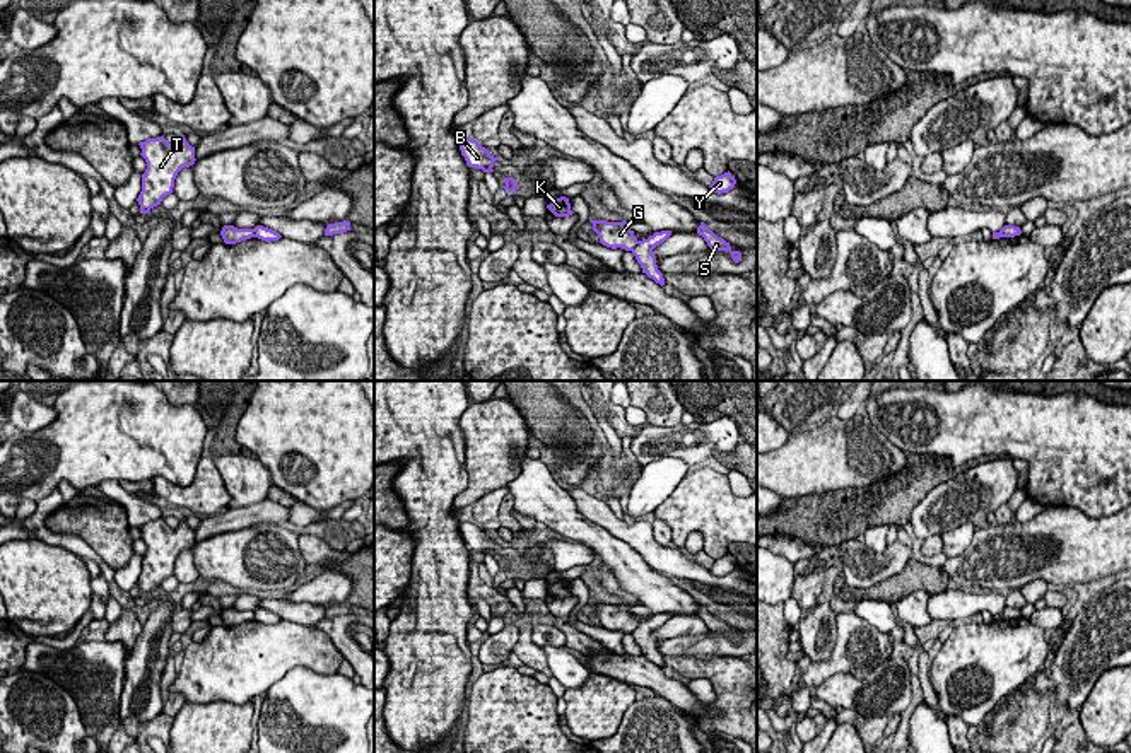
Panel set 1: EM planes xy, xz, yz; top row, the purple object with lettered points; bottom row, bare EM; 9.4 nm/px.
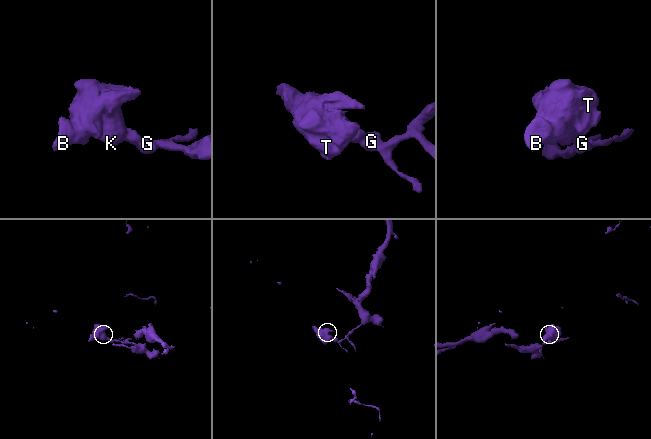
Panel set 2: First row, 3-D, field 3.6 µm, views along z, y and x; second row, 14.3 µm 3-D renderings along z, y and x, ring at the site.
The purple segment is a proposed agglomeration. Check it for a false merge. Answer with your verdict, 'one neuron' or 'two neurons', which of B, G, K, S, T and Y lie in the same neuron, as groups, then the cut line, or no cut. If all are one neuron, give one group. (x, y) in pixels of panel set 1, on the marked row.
two neurons | B G K T / S Y | xz (639, 241), (631, 250)

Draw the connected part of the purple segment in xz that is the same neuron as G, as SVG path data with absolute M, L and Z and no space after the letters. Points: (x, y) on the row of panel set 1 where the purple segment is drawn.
M589 220L593 231L598 234L600 242L607 248L632 251L637 246L637 237L634 231L629 229L629 222L607 222L607 220Z

